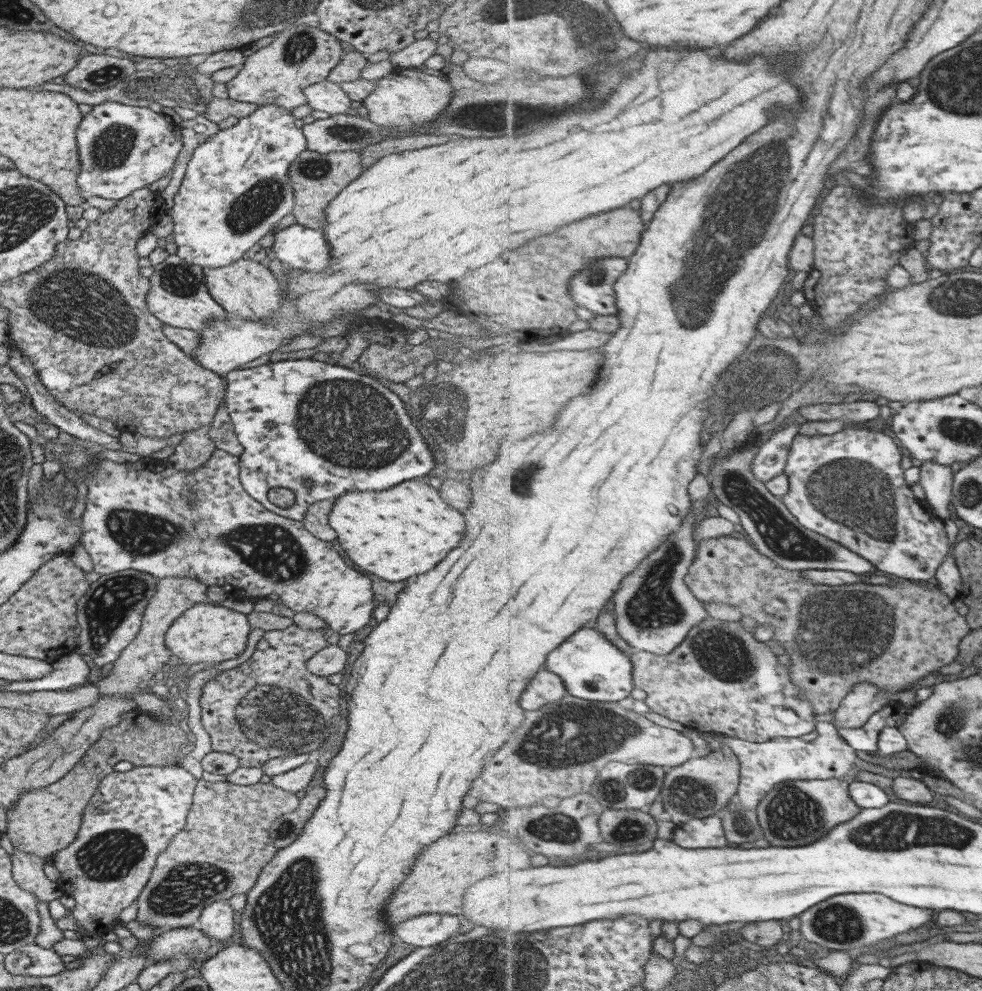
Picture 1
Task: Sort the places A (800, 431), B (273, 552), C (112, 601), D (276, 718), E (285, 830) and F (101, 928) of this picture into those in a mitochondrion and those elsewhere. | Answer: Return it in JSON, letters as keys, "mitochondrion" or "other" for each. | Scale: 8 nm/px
{"A":"other","B":"mitochondrion","C":"mitochondrion","D":"mitochondrion","E":"mitochondrion","F":"other"}

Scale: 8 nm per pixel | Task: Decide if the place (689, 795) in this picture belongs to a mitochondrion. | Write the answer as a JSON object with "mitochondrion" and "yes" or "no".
{"mitochondrion":"yes"}

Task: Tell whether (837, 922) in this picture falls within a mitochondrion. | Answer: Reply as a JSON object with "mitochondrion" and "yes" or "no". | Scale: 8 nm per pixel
{"mitochondrion":"yes"}

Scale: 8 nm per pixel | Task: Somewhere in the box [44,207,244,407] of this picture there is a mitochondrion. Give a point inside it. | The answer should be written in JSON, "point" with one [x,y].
{"point":[178,280]}

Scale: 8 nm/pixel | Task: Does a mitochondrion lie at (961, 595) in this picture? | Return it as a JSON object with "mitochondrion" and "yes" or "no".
{"mitochondrion":"no"}

